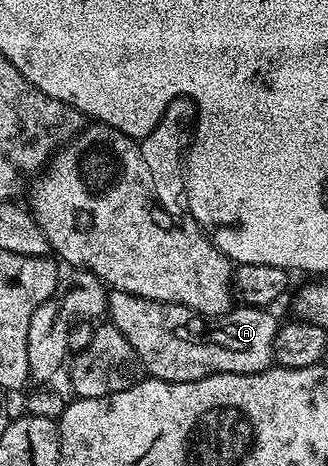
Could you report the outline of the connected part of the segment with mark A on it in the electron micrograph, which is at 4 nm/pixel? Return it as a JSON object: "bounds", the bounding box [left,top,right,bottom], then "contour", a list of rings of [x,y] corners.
{"bounds":[106,290,280,384],"contour":[[[117,290],[111,291],[106,298],[106,307],[108,309],[109,323],[113,324],[116,330],[120,330],[120,334],[124,334],[124,338],[128,338],[128,342],[132,346],[132,350],[138,355],[138,363],[143,369],[146,368],[151,377],[156,380],[166,380],[170,384],[176,382],[188,382],[189,380],[202,380],[206,376],[215,376],[217,372],[243,372],[244,374],[252,374],[253,372],[262,372],[264,369],[271,367],[274,359],[274,336],[278,333],[280,320],[273,316],[273,311],[265,308],[251,308],[249,306],[235,306],[230,309],[224,316],[217,317],[216,324],[218,328],[213,328],[213,323],[208,322],[207,317],[198,315],[191,308],[185,308],[182,304],[165,304],[159,300],[149,300],[148,298],[140,298],[136,294],[128,294]]]}

